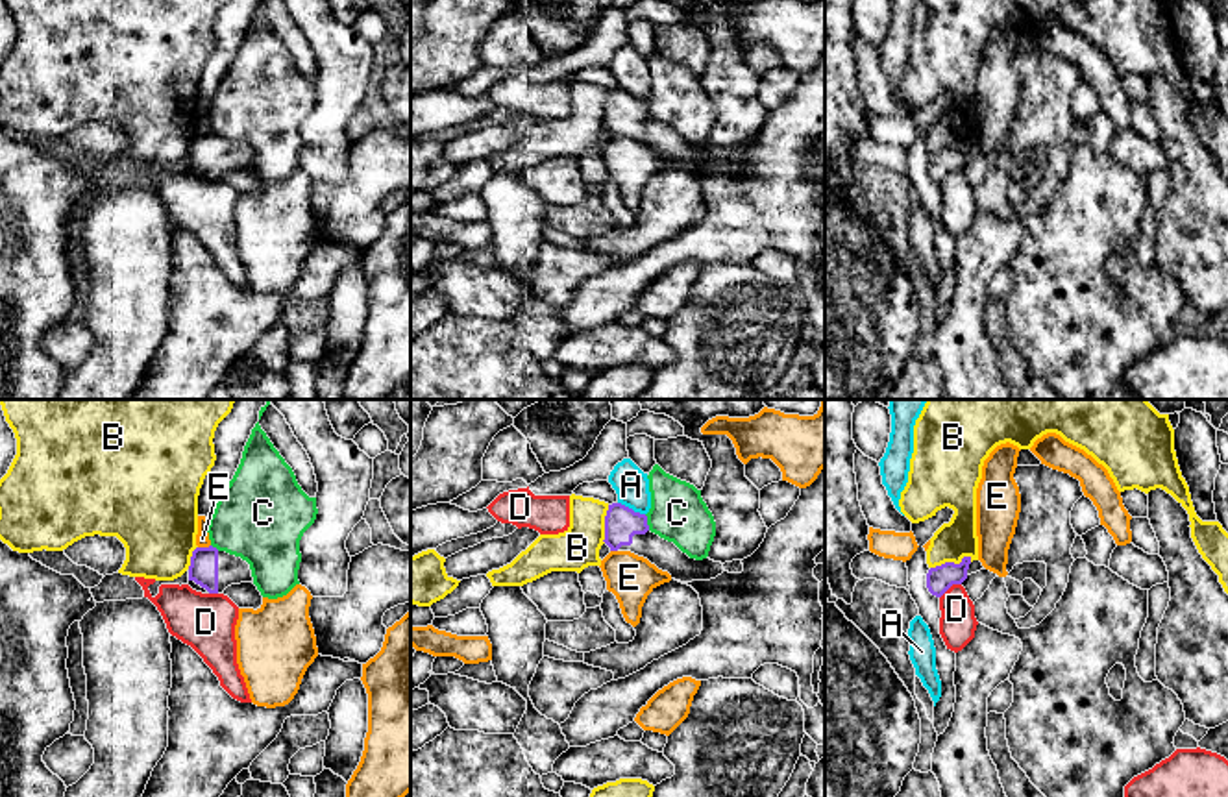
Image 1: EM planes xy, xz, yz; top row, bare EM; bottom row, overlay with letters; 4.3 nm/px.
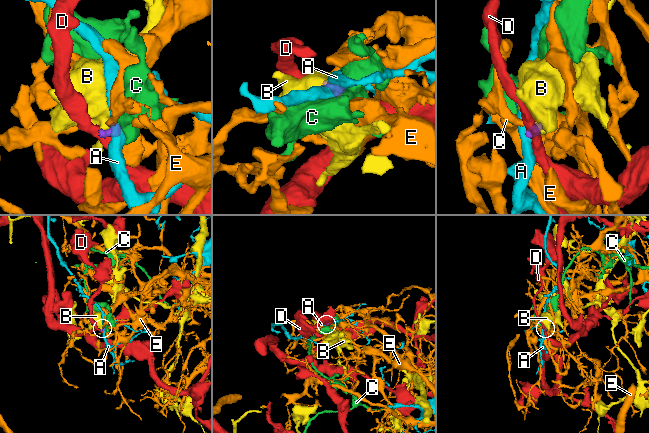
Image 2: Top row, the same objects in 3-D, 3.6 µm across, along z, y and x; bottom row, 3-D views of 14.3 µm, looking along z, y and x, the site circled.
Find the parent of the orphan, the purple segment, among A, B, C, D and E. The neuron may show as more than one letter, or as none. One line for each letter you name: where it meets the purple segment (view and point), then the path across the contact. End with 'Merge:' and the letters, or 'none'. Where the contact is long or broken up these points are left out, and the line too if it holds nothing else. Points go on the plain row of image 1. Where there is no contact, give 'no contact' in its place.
Merge: none

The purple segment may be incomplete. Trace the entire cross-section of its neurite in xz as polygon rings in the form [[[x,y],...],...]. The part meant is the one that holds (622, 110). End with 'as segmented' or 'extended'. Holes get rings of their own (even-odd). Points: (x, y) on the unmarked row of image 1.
[[[621,89],[608,91],[603,128],[610,137],[631,137],[647,144],[681,168],[710,166],[725,157],[721,148],[690,144],[673,128],[651,118],[645,100],[634,98]]]; extended

